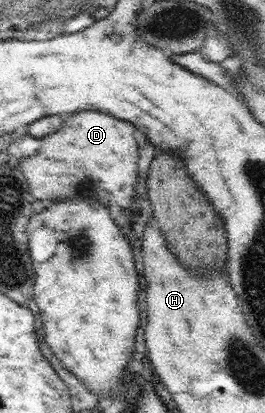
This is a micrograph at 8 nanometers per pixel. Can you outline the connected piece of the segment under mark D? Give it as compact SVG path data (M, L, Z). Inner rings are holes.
M80 110L66 116L65 120L59 130L43 137L41 148L35 155L20 162L33 198L93 198L105 204L115 200L122 210L126 209L135 196L137 184L139 146L135 140L135 128L129 122L101 111ZM77 184L91 184L91 188L77 188Z

